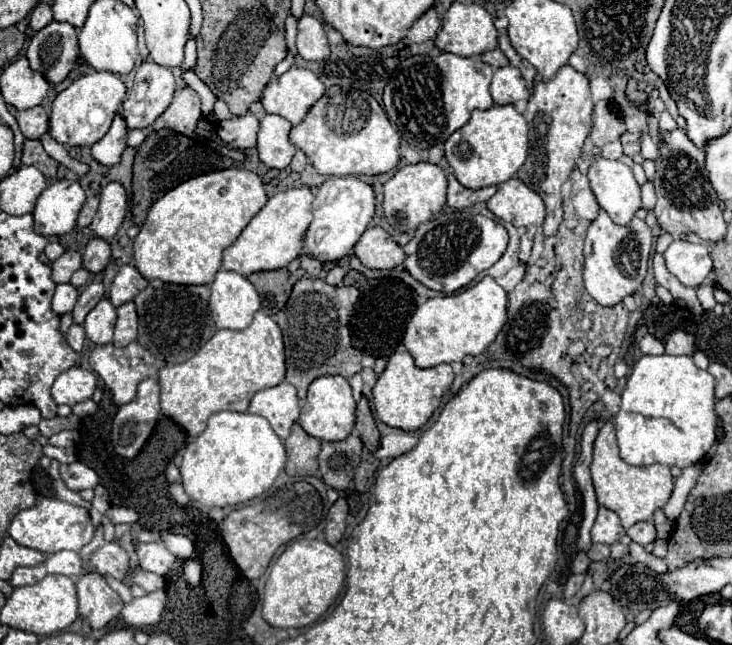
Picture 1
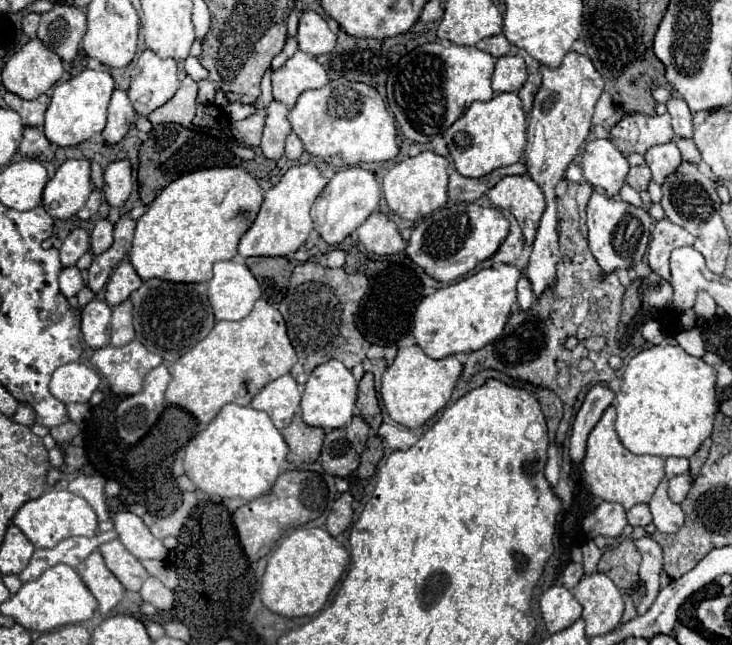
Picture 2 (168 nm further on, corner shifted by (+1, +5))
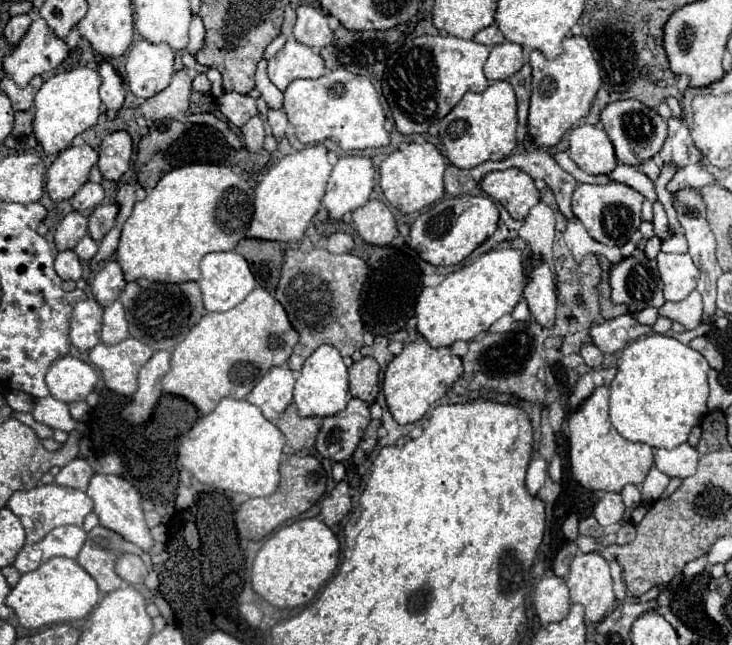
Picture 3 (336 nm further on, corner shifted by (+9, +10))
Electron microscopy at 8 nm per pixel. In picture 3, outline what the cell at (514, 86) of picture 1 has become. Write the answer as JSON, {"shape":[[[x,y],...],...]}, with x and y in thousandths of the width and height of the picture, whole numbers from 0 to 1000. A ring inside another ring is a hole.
{"shape":[[[689,65],[672,74],[664,99],[661,99],[661,115],[667,124],[694,124],[702,118],[716,99],[713,90],[713,71],[702,65]]]}

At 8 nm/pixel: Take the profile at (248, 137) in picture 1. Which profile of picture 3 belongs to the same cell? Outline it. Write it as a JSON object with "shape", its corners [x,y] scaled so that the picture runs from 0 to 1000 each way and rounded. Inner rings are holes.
{"shape":[[[352,180],[342,183],[342,186],[328,198],[328,205],[331,205],[331,217],[333,217],[333,223],[336,223],[339,233],[344,233],[344,236],[358,233],[358,220],[361,220],[363,205],[361,205],[361,192],[358,192],[358,186],[355,186]]]}

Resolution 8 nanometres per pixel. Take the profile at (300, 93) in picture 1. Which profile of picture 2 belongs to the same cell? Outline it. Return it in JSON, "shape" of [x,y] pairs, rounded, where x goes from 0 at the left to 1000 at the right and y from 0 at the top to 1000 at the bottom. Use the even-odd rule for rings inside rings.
{"shape":[[[404,79],[380,110],[372,113],[374,153],[393,166],[399,166],[418,138],[434,138],[445,129],[445,107],[415,79]]]}

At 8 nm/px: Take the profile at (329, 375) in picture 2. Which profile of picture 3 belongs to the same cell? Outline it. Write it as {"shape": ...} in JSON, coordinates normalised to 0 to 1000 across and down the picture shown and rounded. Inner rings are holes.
{"shape":[[[437,536],[432,546],[415,561],[404,598],[402,598],[402,626],[407,633],[407,642],[421,648],[421,645],[456,645],[467,639],[478,620],[478,605],[475,600],[475,571],[467,561],[464,546],[456,536]]]}

